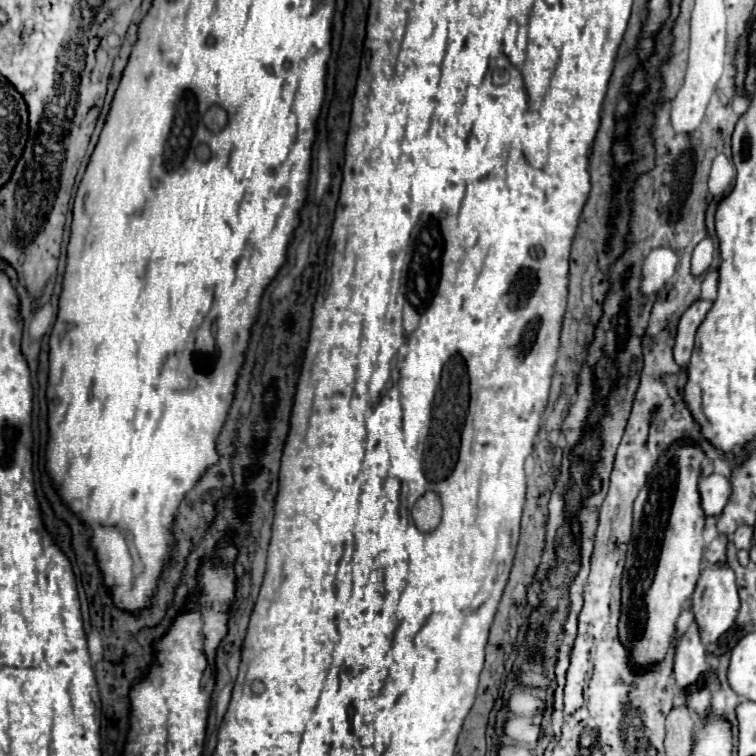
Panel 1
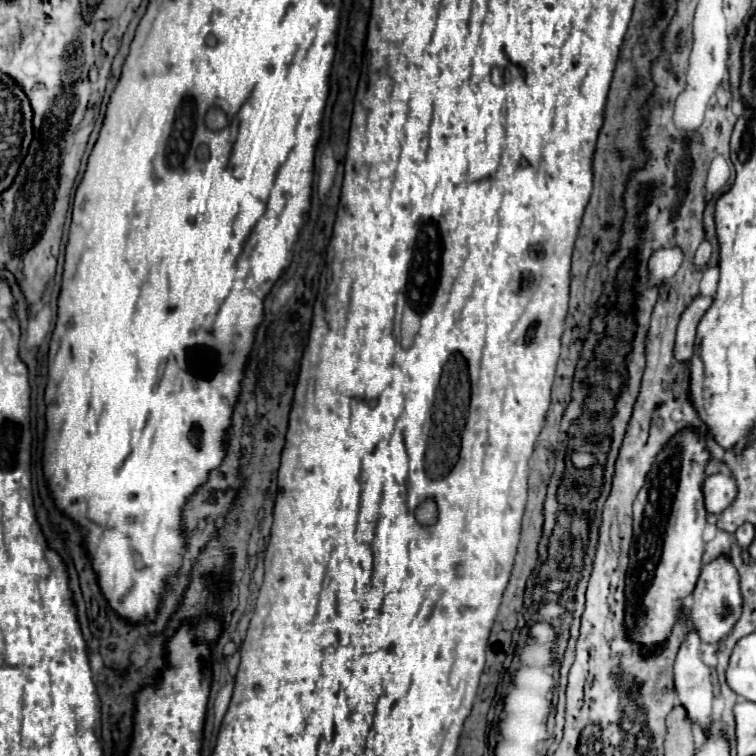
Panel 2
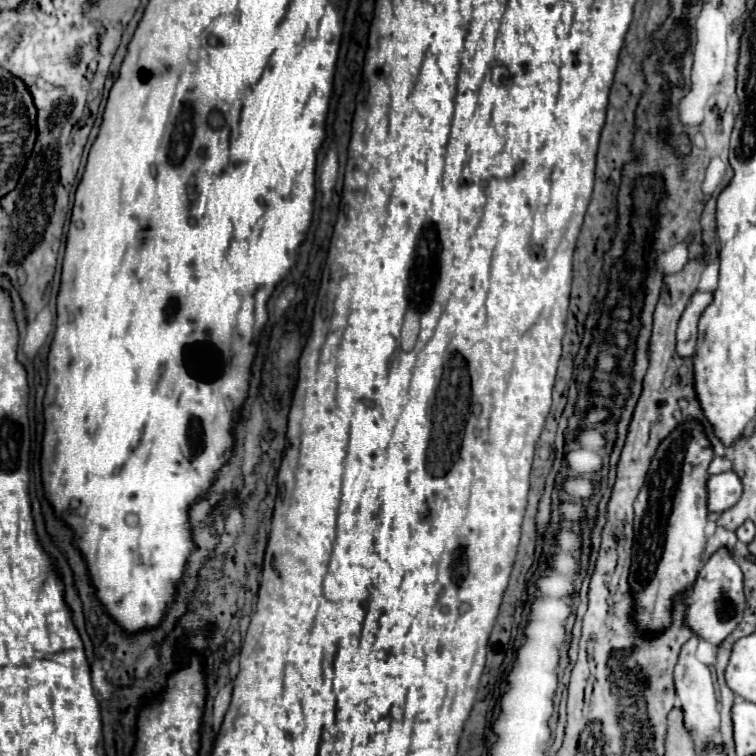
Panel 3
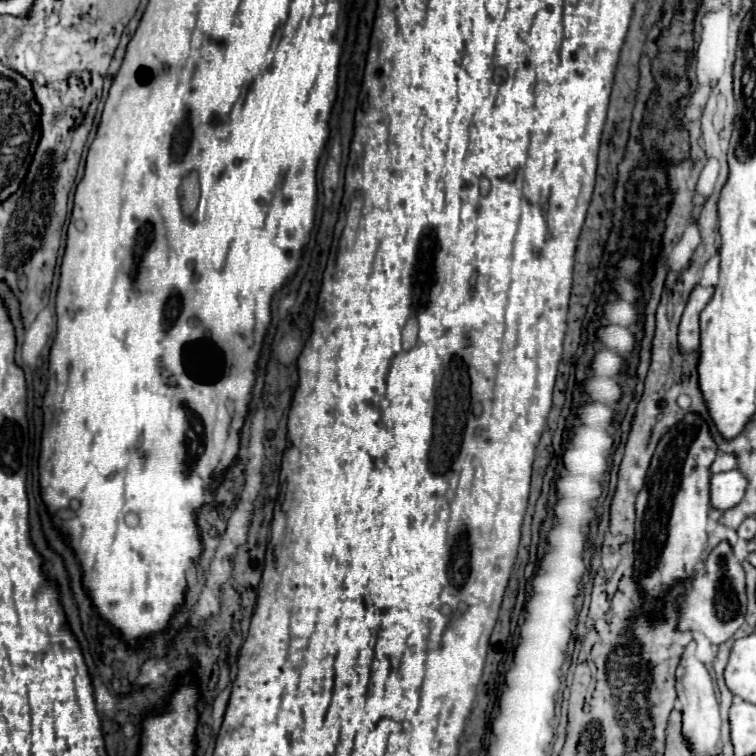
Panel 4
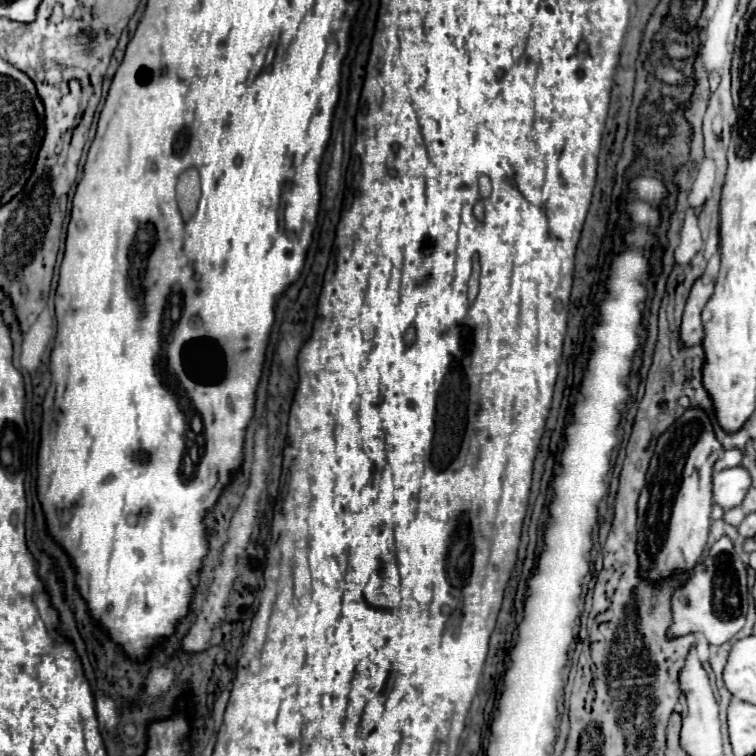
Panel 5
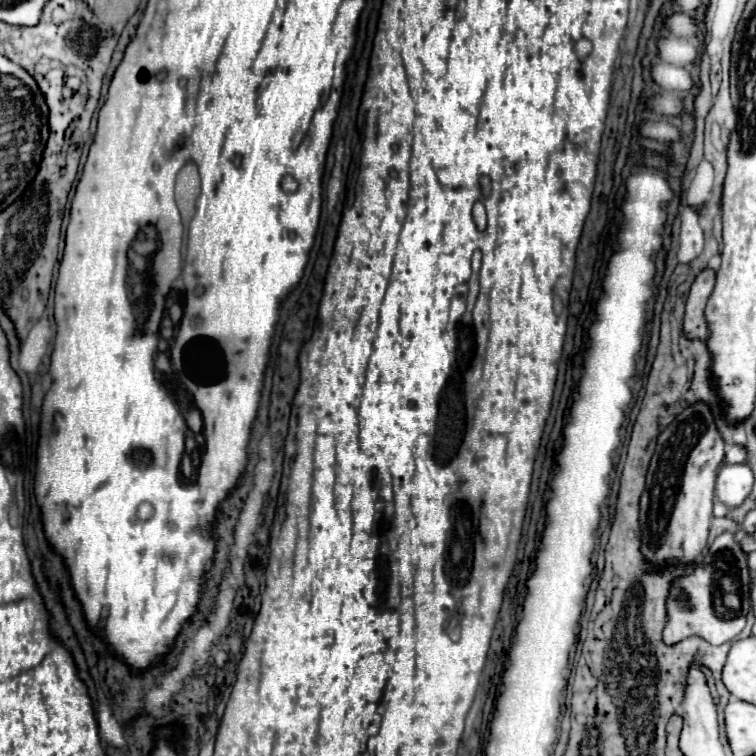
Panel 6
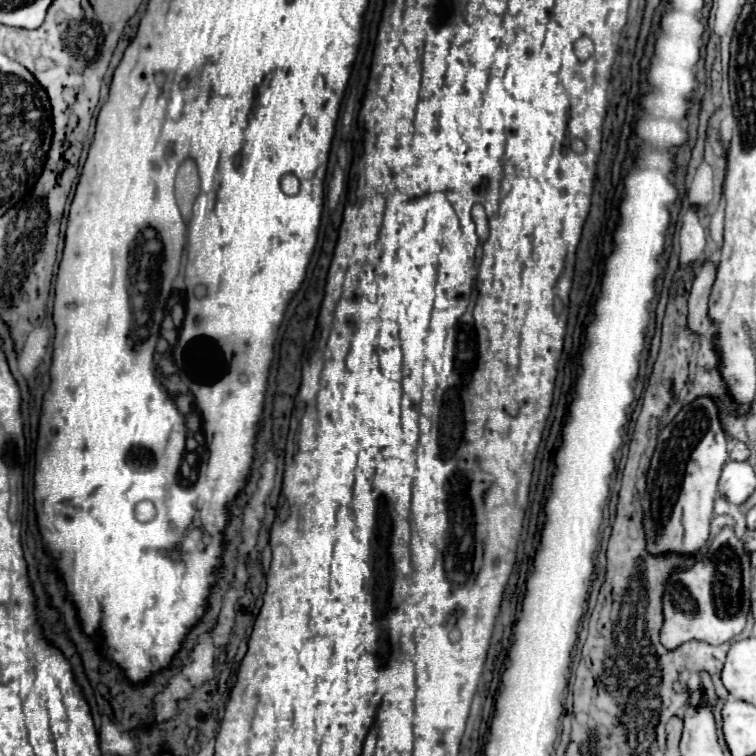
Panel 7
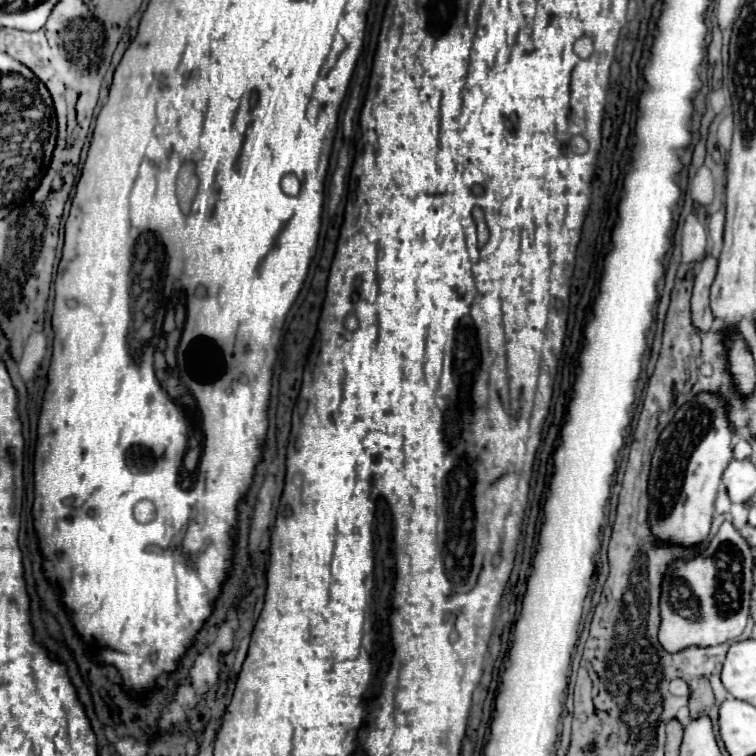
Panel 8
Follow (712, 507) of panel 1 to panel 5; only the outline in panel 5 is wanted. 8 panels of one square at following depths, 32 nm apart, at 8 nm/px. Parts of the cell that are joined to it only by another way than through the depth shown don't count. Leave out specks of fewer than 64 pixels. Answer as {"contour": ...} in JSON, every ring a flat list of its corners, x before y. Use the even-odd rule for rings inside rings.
{"contour":[[742,466,722,470,712,478,712,500,714,504,730,510,738,506,750,488,750,474]]}

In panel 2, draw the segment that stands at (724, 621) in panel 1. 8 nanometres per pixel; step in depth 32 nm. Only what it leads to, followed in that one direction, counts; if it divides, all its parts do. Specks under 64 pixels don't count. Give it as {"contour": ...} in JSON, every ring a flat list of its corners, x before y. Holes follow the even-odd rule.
{"contour":[[718,558,702,568,702,574,692,592,692,600,694,600,694,604,690,610,690,618,694,622,694,628,700,634,702,642,716,644,732,632,734,624,738,622,738,618,742,614,742,596,740,596,738,572,728,558]]}

